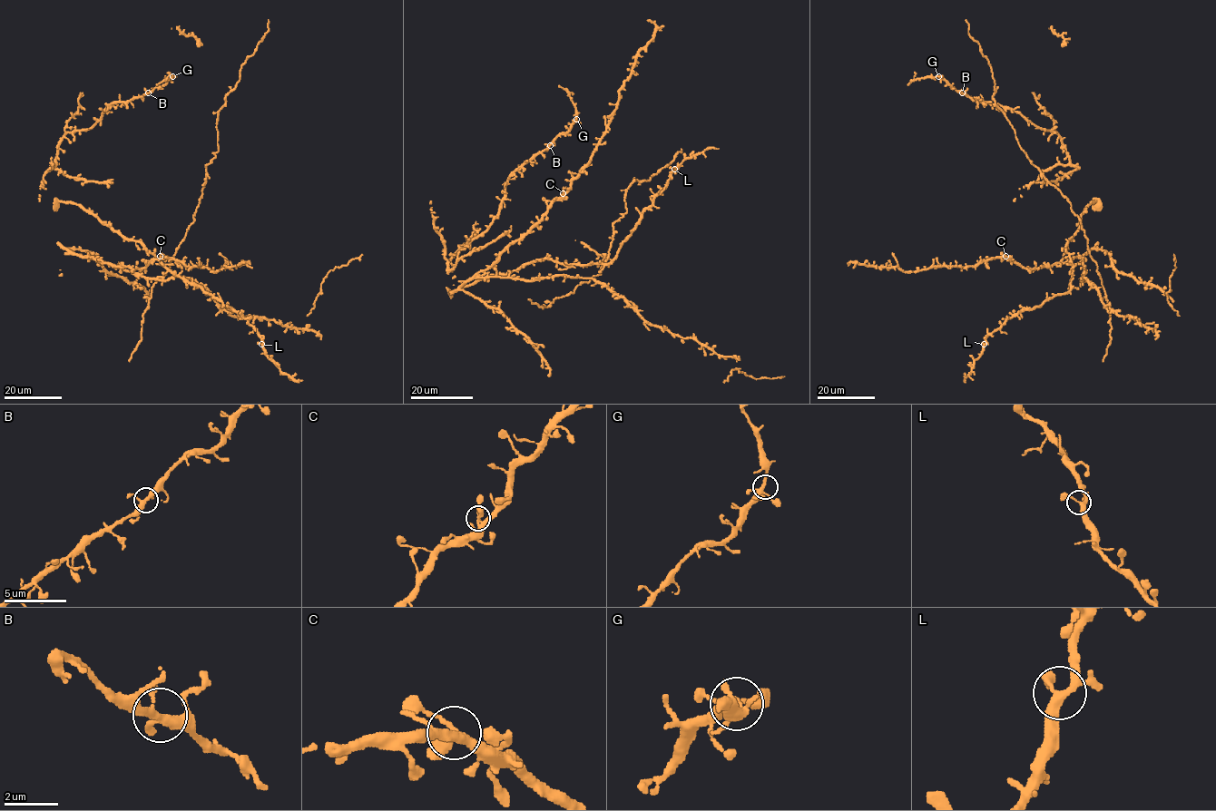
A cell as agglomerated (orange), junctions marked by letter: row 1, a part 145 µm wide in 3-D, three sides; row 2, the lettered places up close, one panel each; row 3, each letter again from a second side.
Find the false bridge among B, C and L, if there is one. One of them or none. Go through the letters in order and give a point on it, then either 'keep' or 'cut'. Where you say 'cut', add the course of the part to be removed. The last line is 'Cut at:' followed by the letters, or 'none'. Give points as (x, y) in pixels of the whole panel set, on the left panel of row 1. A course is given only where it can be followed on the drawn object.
B: at (148, 92); keep
C: at (160, 256); keep
L: at (261, 344); keep
Cut at: none

